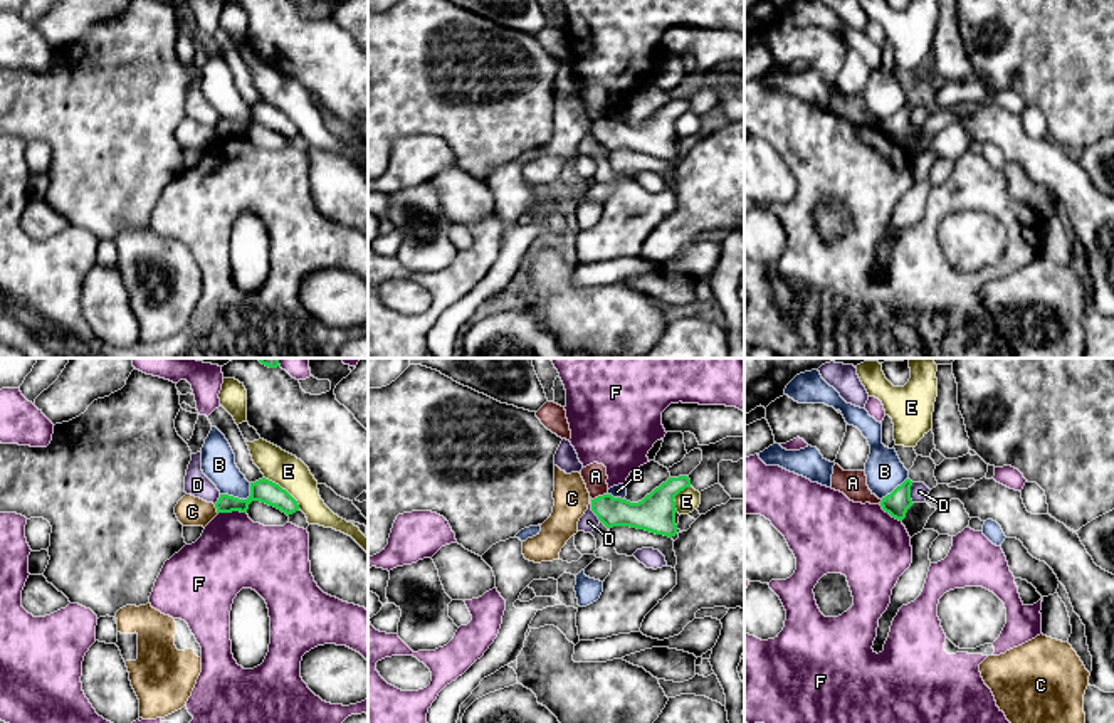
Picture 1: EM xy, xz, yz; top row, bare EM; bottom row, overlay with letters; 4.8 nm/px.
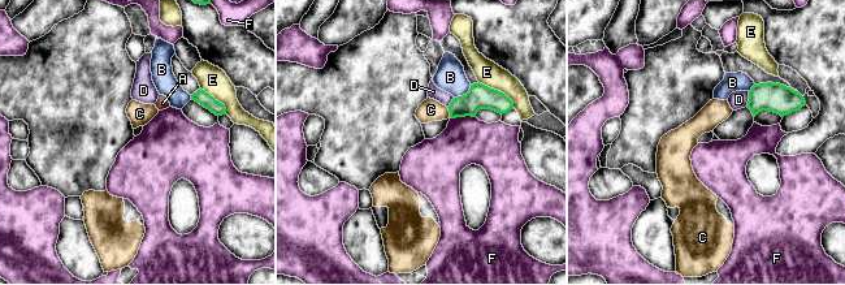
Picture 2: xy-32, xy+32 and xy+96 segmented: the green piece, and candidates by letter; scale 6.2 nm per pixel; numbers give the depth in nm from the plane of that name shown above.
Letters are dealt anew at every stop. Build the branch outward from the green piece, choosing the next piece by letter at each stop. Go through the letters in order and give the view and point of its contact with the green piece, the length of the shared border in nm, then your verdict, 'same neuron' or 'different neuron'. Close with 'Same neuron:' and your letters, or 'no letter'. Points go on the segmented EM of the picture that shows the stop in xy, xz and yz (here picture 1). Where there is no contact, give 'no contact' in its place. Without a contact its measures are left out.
A: meets green in xz at (599, 496); contact 90 nm long; different neuron
B: meets green in xy at (241, 500); contact 160 nm long; different neuron
C: meets green in xy at (217, 510); contact 50 nm long; different neuron
D: meets green in xz at (592, 510); contact 120 nm long; different neuron
E: meets green in xy at (284, 490); contact 240 nm long; different neuron
F: meets green in xy at (232, 510); contact 140 nm long; different neuron
Same neuron: no letter

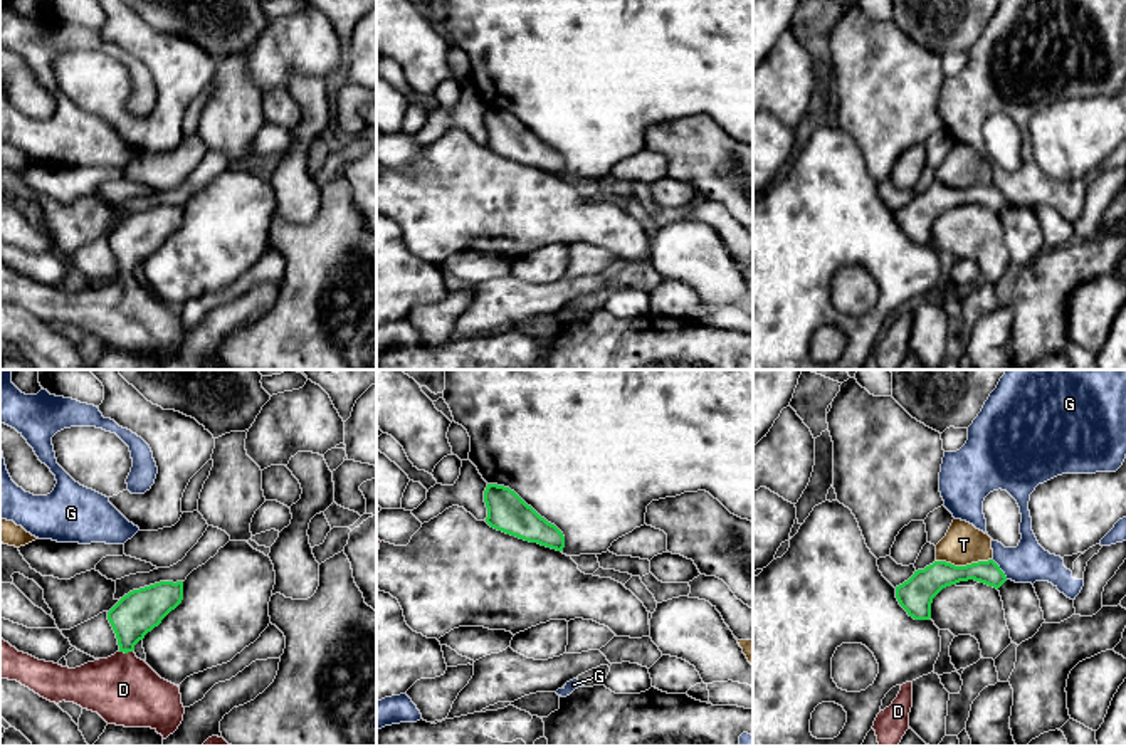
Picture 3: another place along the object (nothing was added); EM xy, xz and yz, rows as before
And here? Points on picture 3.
D: meets green in xy at (126, 652); contact 60 nm long; same neuron
G: meets green in yz at (999, 568); contact 130 nm long; different neuron
T: meets green in yz at (963, 567); contact 260 nm long; different neuron
Same neuron: D

